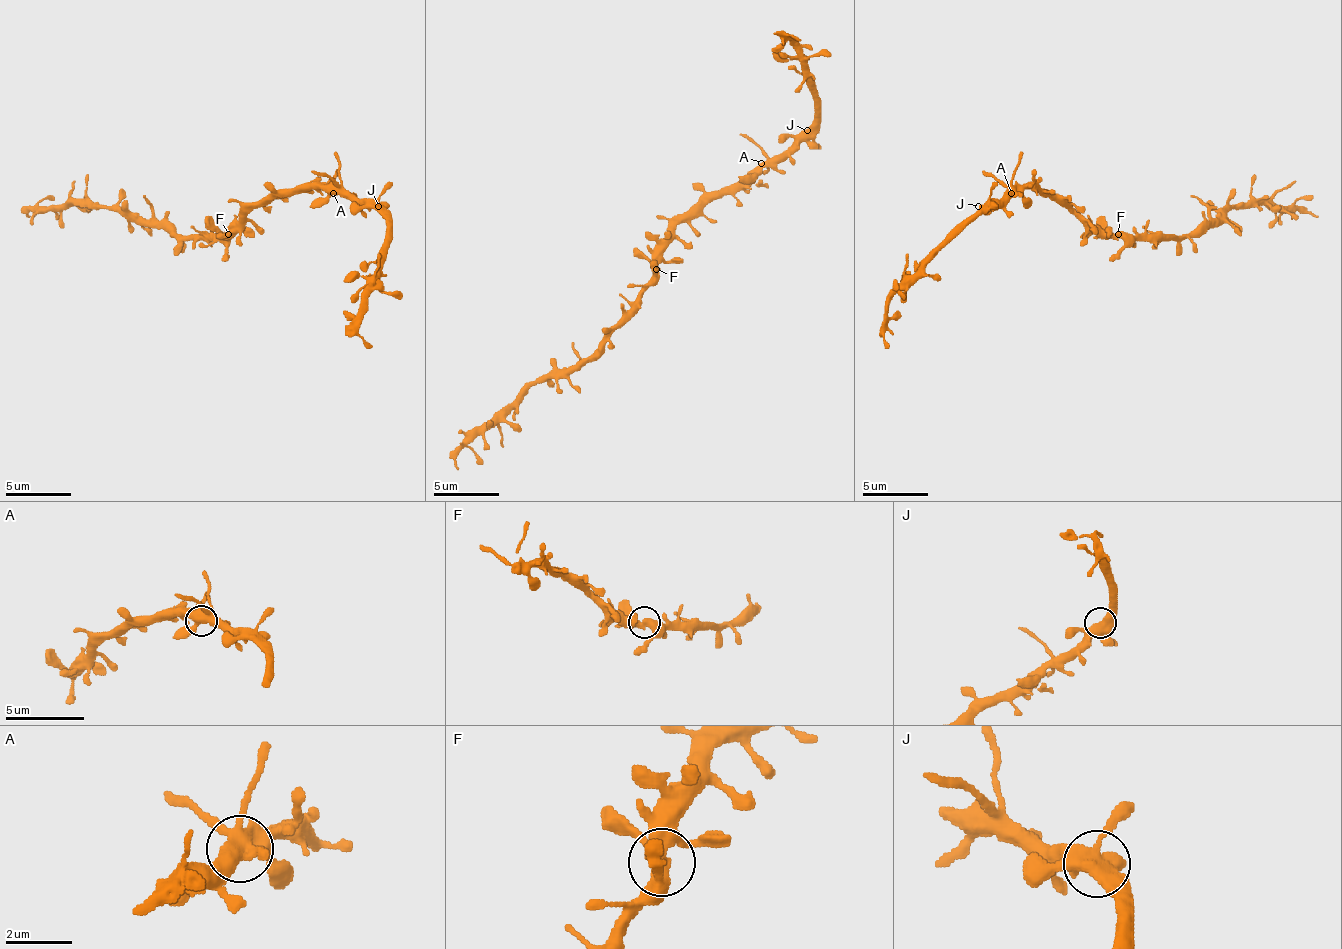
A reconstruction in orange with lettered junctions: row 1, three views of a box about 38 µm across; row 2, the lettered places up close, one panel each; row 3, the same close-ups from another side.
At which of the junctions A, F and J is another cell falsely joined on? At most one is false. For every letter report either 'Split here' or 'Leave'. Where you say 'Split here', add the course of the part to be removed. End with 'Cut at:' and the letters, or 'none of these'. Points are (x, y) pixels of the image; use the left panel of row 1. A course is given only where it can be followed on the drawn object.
A: Leave
F: Leave
J: Leave
Cut at: none of these

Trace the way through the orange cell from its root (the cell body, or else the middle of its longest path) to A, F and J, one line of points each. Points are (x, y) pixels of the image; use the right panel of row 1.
A: (1076, 212), (1070, 206), (1063, 206), (1050, 193), (1037, 189), (1014, 189), (1011, 193)
F: (1076, 212), (1099, 228), (1118, 235)
J: (1076, 212), (1040, 189), (1008, 189), (998, 199), (988, 199), (978, 206)

